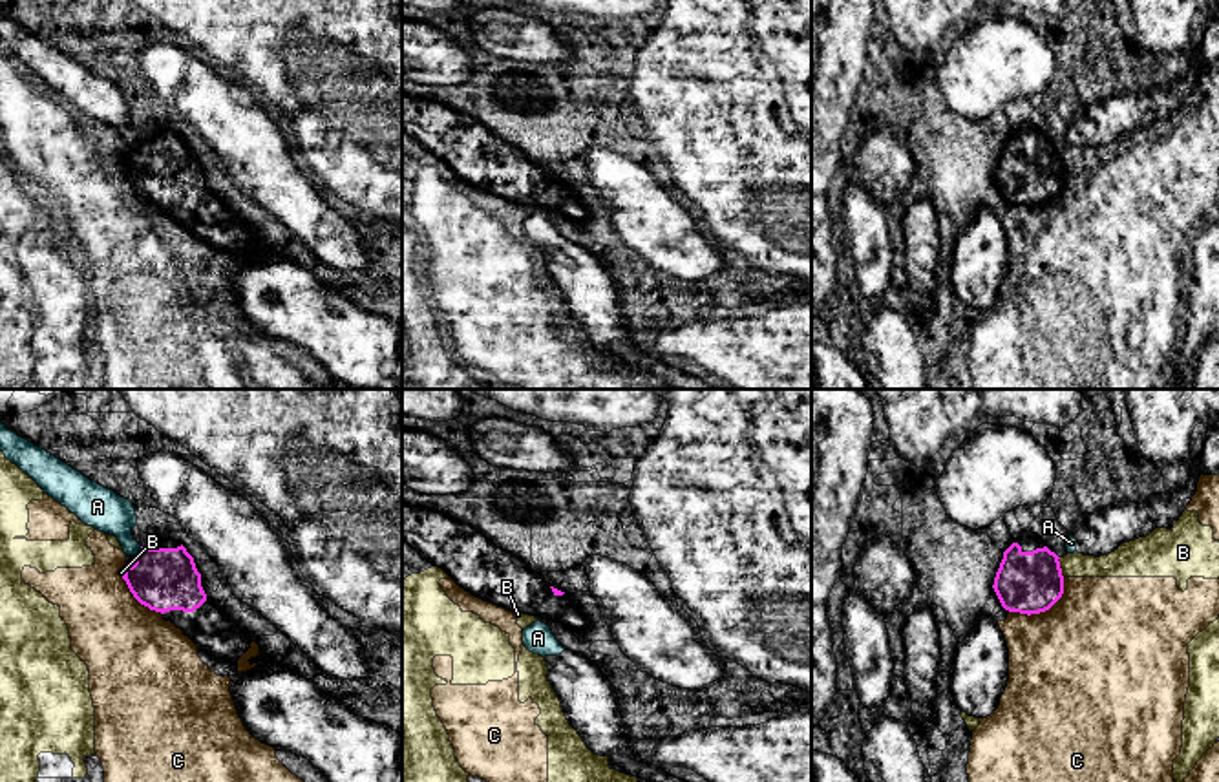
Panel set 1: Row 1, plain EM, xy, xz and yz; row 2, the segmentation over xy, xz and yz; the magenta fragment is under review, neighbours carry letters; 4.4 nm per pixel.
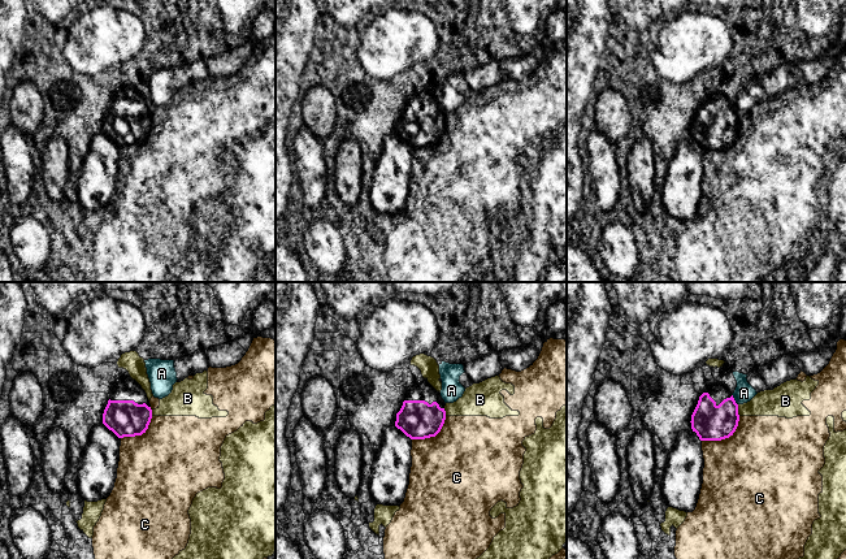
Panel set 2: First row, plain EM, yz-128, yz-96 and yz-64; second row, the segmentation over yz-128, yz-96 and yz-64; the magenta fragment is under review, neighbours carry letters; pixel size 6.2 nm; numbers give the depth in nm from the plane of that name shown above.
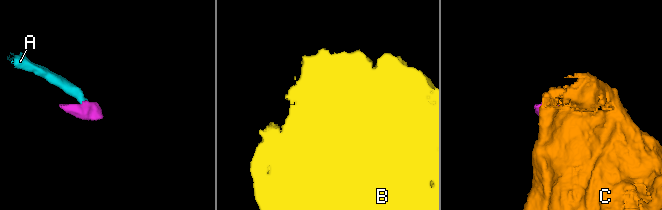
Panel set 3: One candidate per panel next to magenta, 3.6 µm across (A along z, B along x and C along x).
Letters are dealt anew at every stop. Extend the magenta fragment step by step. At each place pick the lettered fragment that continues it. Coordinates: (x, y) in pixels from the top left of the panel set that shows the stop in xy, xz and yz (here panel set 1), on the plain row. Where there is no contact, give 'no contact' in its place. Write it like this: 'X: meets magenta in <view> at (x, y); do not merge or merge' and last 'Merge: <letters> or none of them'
A: meets magenta in xy at (139, 143); do not merge
B: meets magenta in yz at (1059, 158); do not merge
C: meets magenta in yz at (1044, 201); do not merge
Merge: none of them

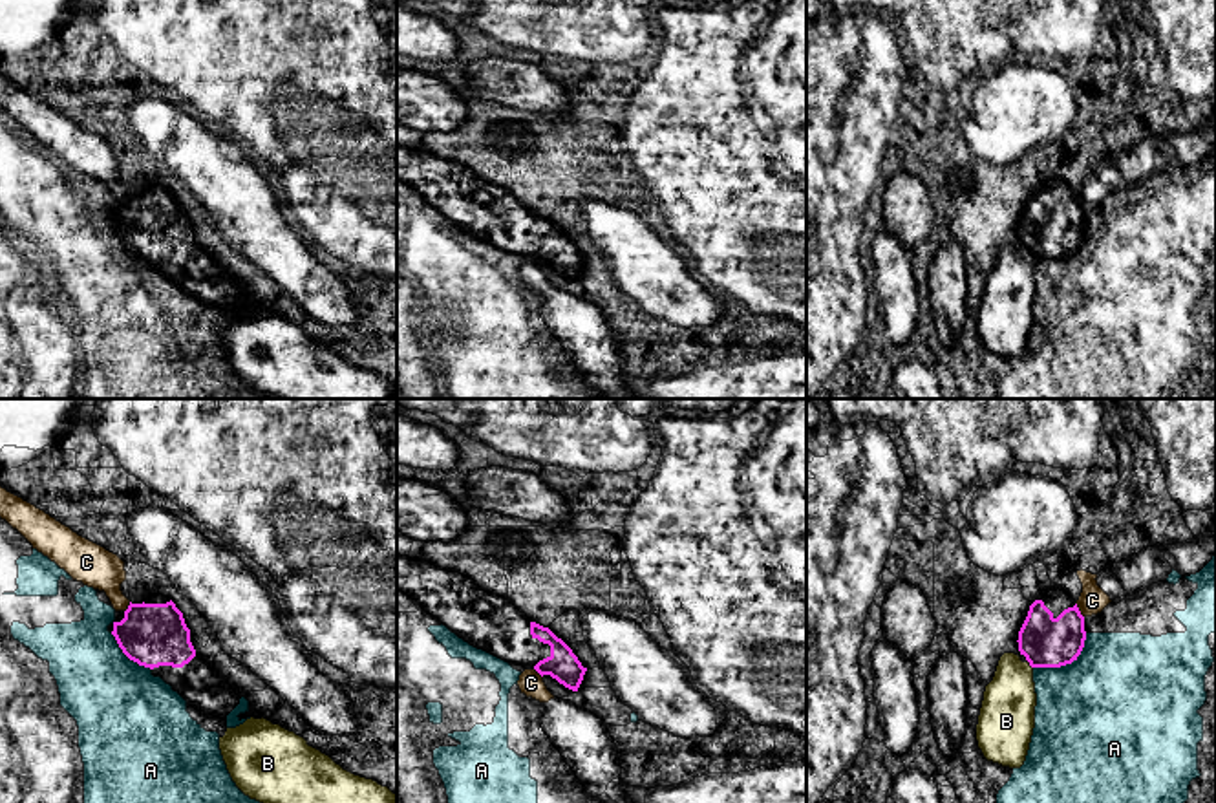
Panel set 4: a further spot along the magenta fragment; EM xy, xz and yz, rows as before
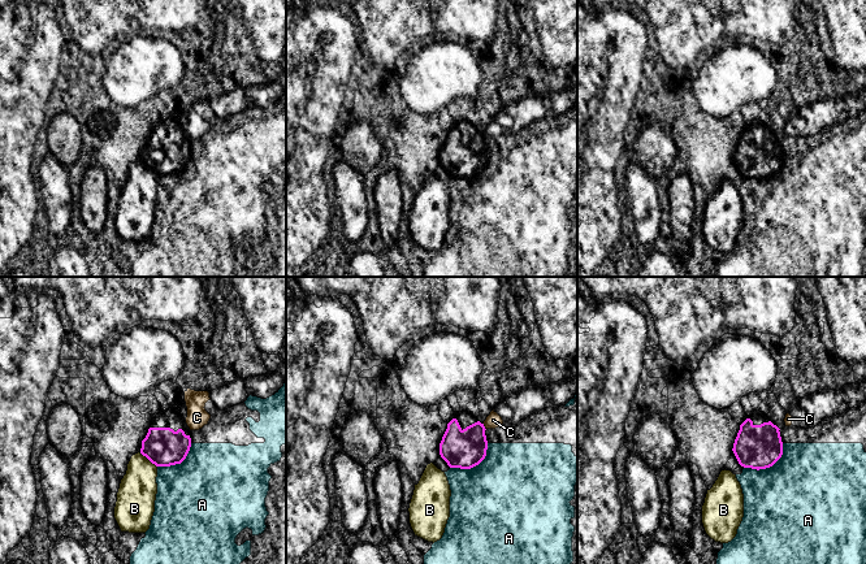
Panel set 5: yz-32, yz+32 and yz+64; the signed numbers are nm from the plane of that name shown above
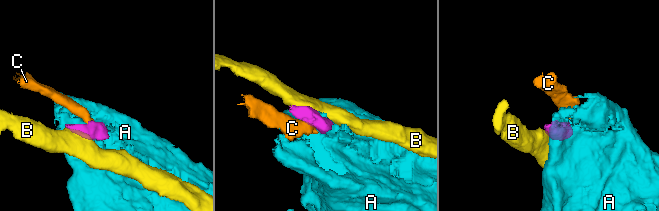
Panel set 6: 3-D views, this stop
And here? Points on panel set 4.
A: meets magenta in yz at (1066, 253); do not merge
B: meets magenta in yz at (1030, 255); do not merge
C: meets magenta in yz at (1077, 200); do not merge
Merge: none of them

